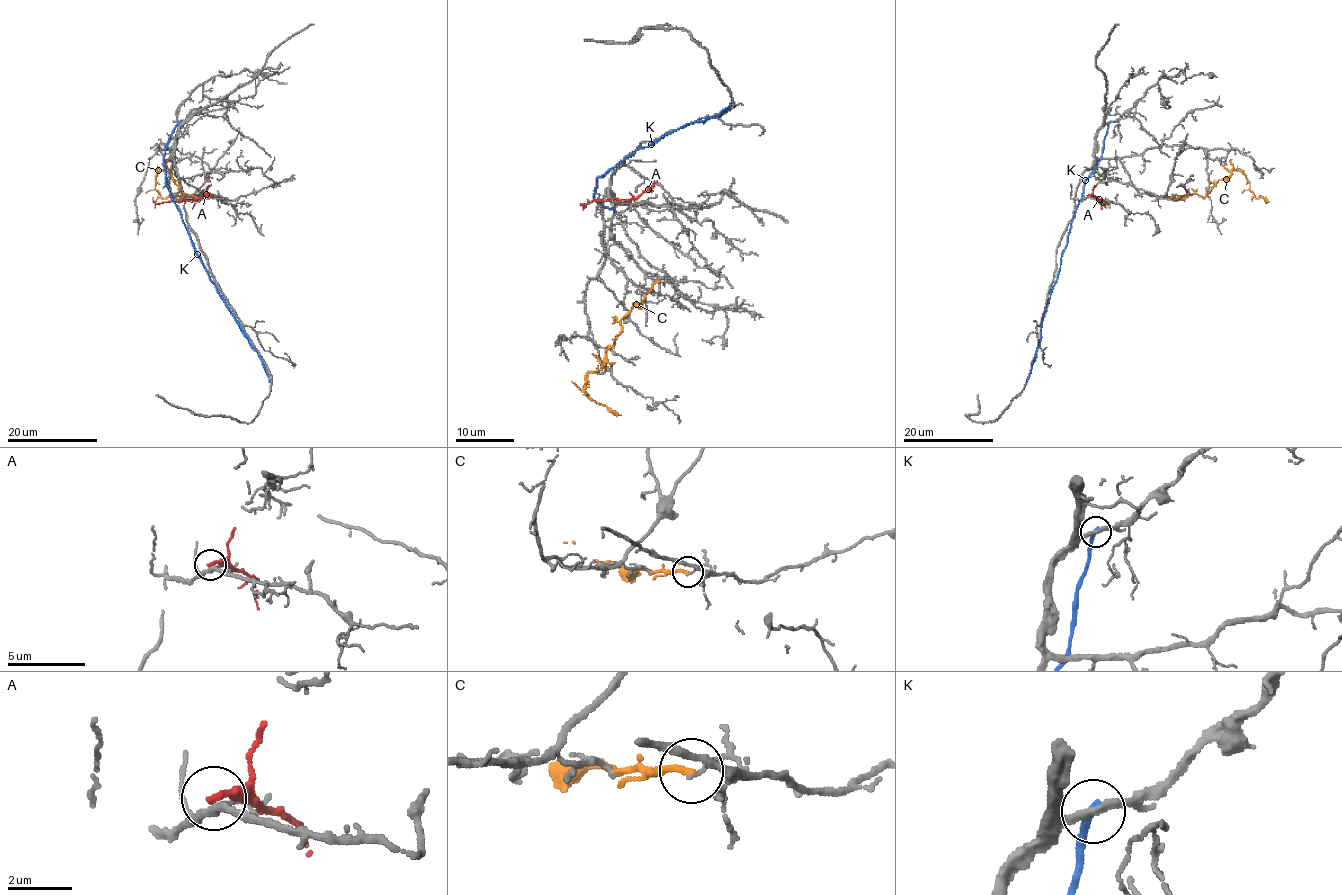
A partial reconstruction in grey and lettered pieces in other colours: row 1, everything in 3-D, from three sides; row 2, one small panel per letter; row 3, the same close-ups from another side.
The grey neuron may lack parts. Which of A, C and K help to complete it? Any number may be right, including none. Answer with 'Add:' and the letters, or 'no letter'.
Add: no letter

